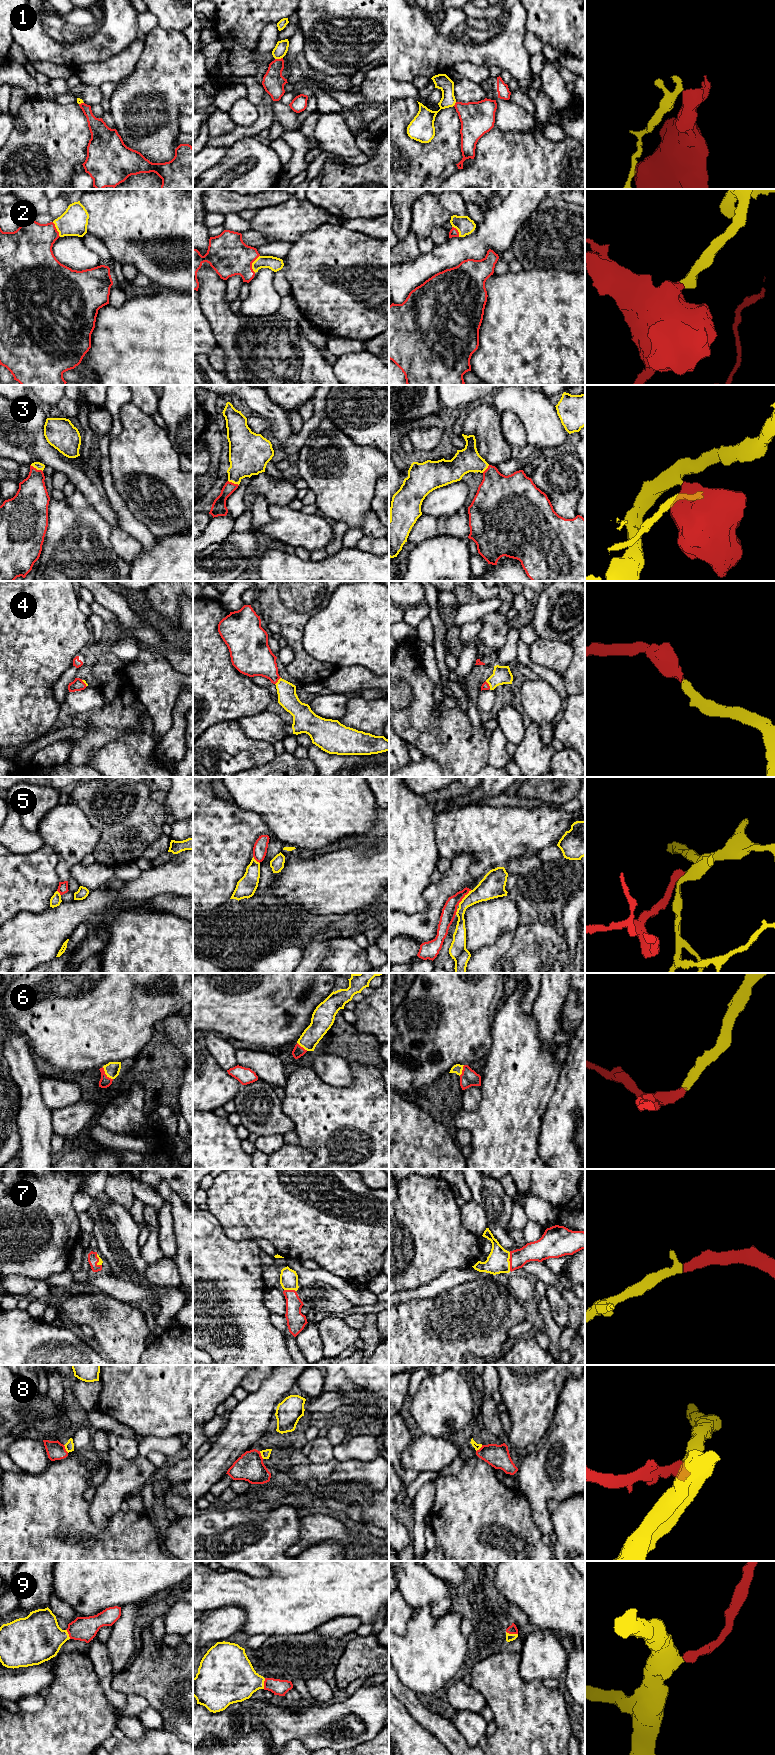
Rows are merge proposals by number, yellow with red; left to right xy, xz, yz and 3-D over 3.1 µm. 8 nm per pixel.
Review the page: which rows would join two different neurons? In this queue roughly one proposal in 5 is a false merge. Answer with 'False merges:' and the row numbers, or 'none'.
False merges: 1, 5, 8

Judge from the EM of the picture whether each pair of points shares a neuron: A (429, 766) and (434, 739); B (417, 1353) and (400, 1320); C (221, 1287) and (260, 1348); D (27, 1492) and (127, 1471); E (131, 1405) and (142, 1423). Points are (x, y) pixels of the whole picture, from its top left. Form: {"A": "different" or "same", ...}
{"A": "different", "B": "same", "C": "same", "D": "different", "E": "same"}

